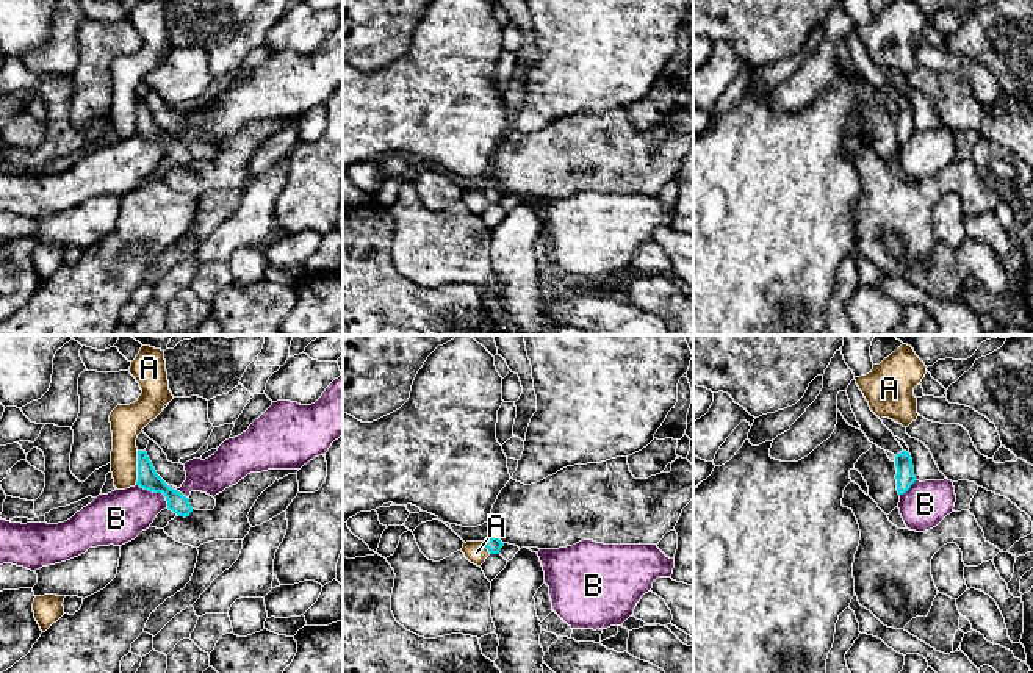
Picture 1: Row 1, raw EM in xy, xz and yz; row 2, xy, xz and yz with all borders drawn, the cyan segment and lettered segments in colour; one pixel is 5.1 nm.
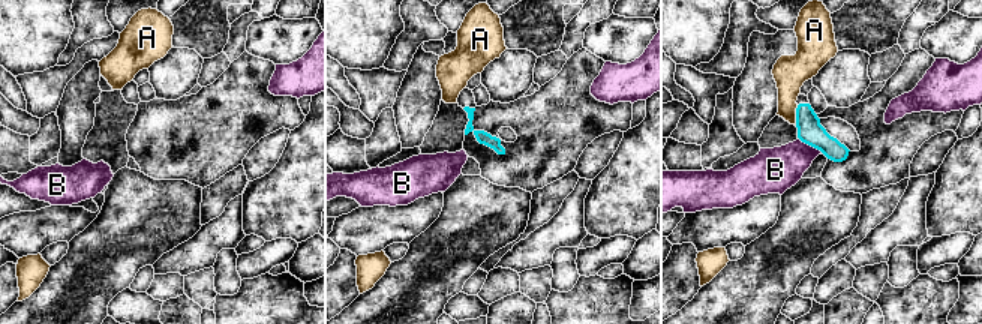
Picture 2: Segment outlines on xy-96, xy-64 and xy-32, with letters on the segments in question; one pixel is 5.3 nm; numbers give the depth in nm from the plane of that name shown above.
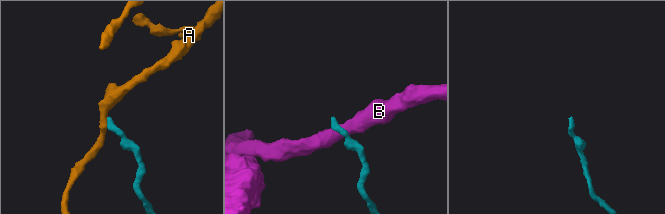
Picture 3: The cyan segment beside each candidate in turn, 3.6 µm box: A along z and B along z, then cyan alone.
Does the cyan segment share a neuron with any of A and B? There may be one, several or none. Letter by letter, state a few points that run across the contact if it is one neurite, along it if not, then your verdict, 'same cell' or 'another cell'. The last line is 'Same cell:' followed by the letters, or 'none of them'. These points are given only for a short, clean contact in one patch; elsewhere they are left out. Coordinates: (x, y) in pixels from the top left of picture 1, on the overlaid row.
A: line xy (138, 451), (138, 479), (135, 484); another cell
B: line xy (136, 484), (160, 492), (168, 507); another cell
Same cell: none of them

